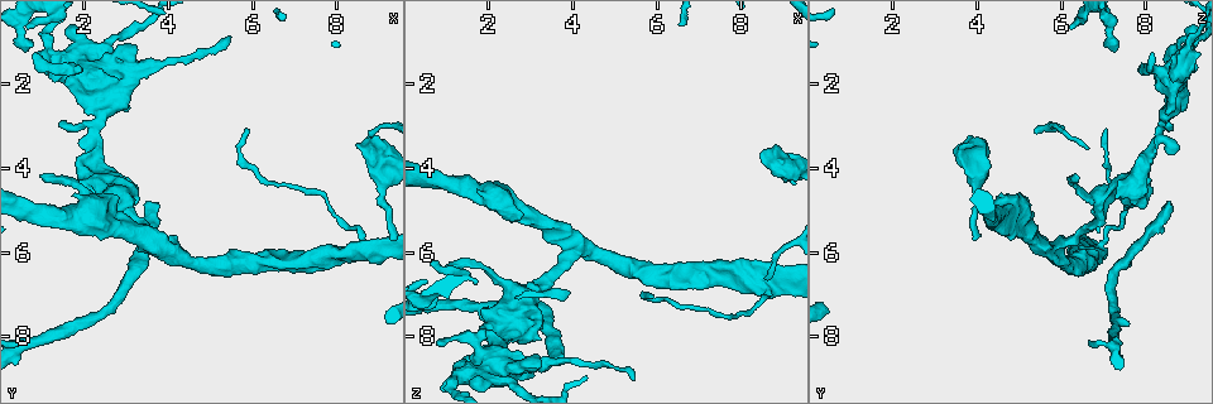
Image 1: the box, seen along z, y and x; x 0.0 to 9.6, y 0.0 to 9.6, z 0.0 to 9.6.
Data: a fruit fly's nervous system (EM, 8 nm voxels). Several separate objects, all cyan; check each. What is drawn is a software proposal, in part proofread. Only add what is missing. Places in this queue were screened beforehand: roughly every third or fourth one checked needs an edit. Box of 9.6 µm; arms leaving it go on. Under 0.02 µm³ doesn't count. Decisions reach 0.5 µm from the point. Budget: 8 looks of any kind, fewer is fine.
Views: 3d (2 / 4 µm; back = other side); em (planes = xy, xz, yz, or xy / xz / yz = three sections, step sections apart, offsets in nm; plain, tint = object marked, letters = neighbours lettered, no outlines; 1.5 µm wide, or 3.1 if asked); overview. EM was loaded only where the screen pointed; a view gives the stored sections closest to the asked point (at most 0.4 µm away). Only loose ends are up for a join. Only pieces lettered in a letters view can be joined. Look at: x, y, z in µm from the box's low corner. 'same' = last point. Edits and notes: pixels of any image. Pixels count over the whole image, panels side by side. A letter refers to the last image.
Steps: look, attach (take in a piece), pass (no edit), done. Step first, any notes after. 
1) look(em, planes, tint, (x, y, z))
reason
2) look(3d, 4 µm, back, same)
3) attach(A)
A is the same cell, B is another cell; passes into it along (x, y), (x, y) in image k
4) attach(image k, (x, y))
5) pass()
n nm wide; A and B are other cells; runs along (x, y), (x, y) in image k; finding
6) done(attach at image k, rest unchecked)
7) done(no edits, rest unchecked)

look(em, xz, step 8, letters, (0.75, 1.35, 8.15))
free end

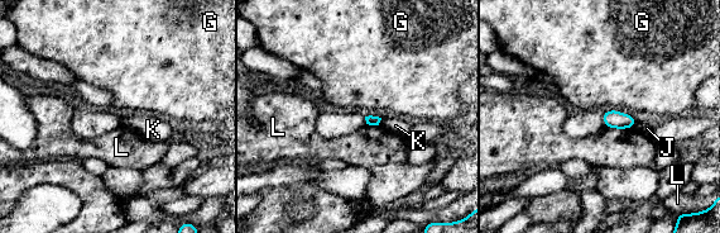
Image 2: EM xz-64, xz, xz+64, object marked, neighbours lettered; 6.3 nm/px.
pass()
G, J, K and L are other cells; border along (605, 125), (633, 128) in image 2; none of them fits

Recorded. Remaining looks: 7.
look(3d, 4 µm, (3.45, 4.80, 8.60))
long arm stops here

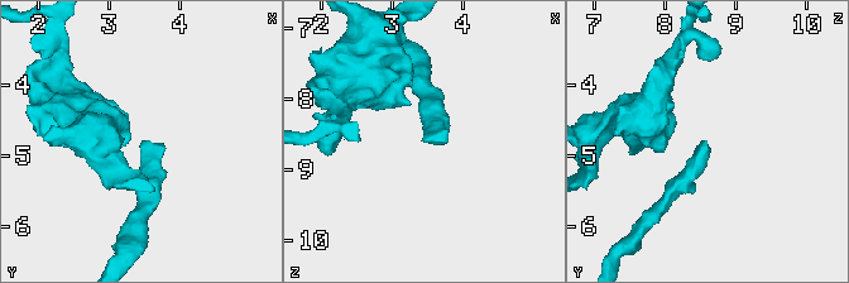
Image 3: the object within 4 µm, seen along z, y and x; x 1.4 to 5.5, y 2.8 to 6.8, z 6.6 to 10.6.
look(em, xy, step 4, tint, (3.45, 4.75, 8.55))
need the tissue

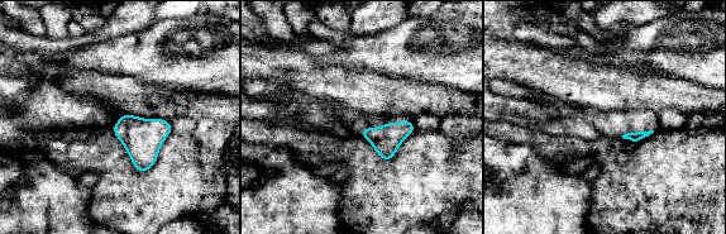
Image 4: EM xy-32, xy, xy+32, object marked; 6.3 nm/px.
look(em, xy, step 4, letters, same)

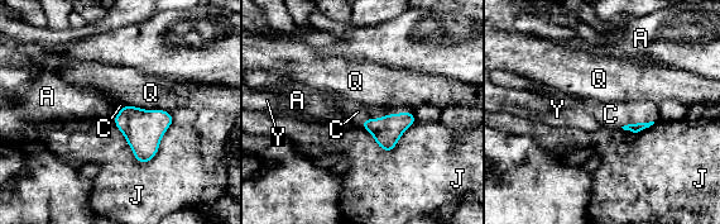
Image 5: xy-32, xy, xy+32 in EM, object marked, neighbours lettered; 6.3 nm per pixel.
attach(C)
C is the same cell, A, J, Q and Y are other cells; passes into it along (387, 130), (385, 115), (358, 112) in image 5; the neuron continues

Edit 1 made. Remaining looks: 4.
look(overview)

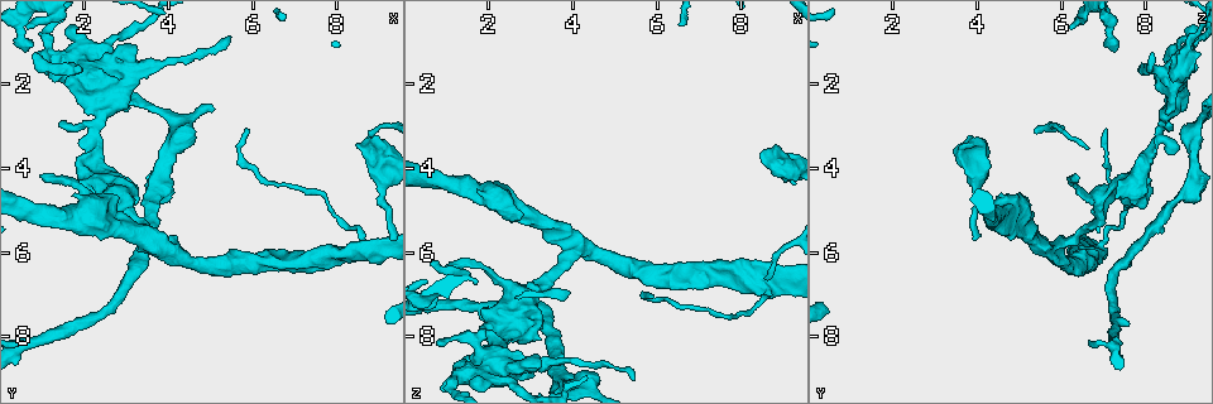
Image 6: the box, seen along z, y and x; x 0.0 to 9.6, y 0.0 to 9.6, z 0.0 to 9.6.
look(3d, 4 µm, (5.90, 3.10, 7.10))
long arm stops here

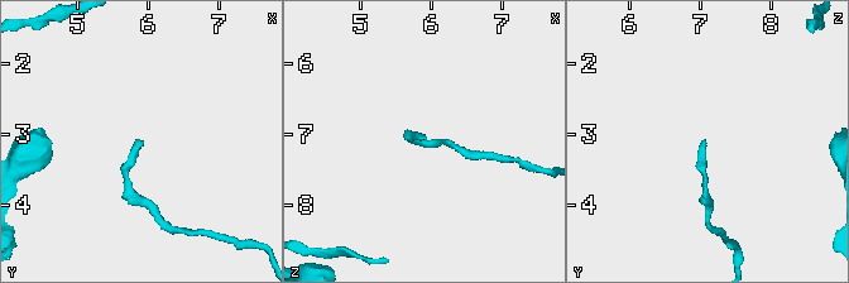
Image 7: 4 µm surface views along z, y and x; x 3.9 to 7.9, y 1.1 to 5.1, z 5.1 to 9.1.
look(em, planes, letters, (5.90, 3.05, 7.10))

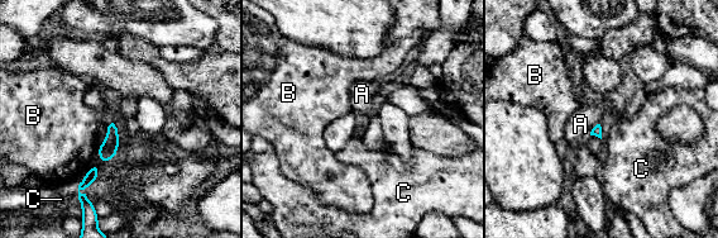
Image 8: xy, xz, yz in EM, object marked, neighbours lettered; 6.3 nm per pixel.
pass()
A, B and C are other cells; border along (598, 123), (589, 133) in image 8; no lettered piece goes on from it

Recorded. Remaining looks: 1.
done(attach at image 5, rest unchecked)

